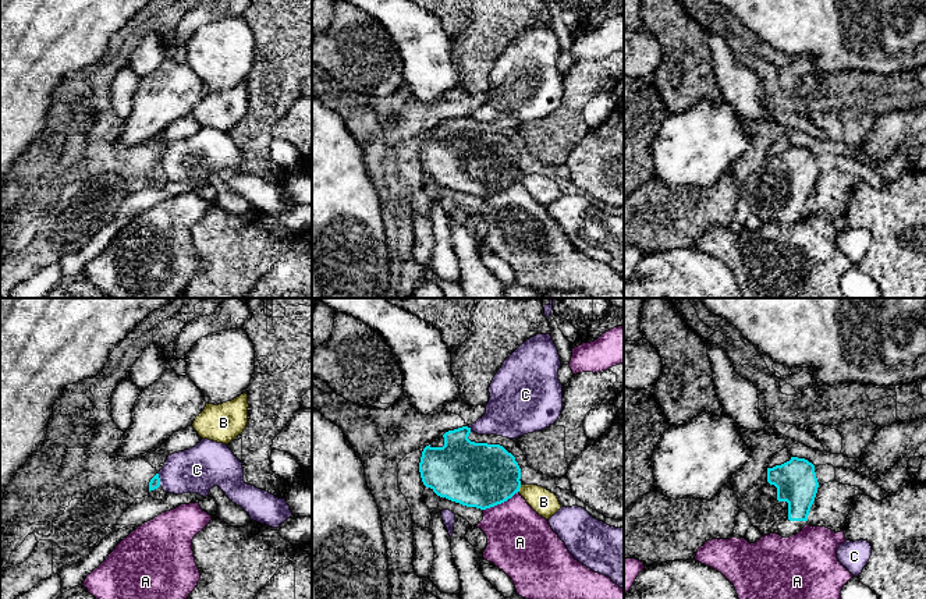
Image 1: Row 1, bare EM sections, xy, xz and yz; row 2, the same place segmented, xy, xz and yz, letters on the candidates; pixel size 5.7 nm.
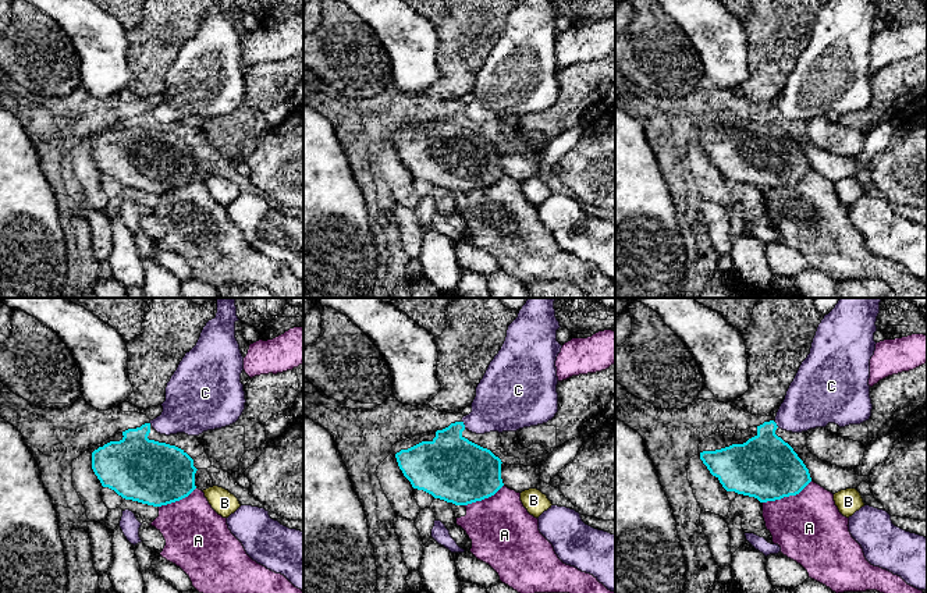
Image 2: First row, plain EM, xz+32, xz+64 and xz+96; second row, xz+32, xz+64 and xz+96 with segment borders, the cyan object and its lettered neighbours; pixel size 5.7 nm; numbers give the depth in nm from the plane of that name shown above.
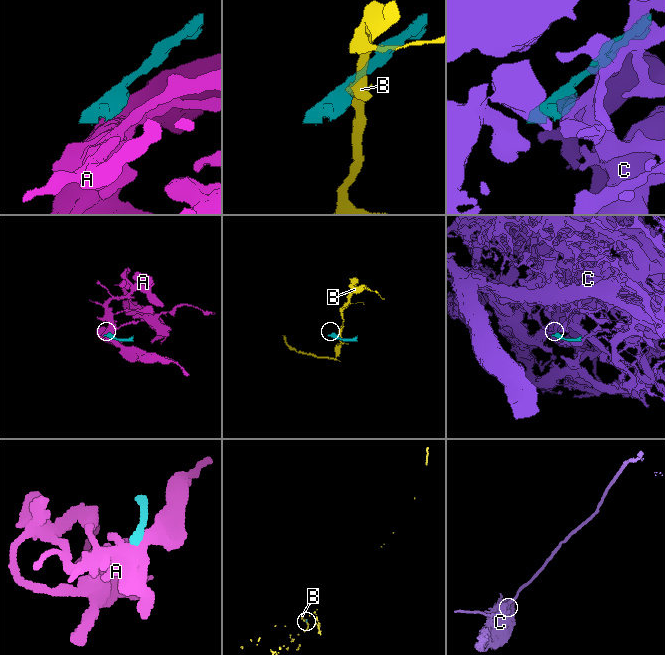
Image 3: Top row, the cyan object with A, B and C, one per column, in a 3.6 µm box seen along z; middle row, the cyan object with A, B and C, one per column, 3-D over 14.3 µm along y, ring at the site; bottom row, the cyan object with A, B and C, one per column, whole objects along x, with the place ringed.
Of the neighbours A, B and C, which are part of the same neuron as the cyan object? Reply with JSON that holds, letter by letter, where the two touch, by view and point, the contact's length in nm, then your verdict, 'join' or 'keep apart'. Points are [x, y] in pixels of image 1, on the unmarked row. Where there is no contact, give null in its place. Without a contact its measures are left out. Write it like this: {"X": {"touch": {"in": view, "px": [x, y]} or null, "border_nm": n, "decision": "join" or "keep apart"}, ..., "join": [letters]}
{"A": {"touch": {"in": "xz", "px": [500, 191]}, "border_nm": 240, "decision": "keep apart"}, "B": {"touch": {"in": "xz", "px": [520, 174]}, "border_nm": 40, "decision": "keep apart"}, "C": {"touch": {"in": "xy", "px": [159, 167]}, "border_nm": 80, "decision": "keep apart"}, "join": []}

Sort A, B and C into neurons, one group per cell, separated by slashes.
A / B / C

